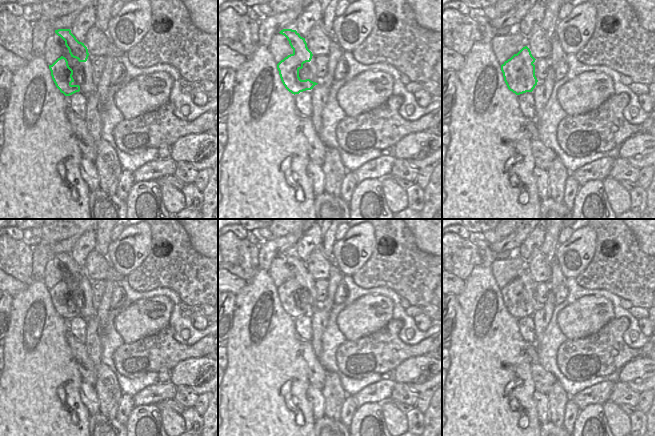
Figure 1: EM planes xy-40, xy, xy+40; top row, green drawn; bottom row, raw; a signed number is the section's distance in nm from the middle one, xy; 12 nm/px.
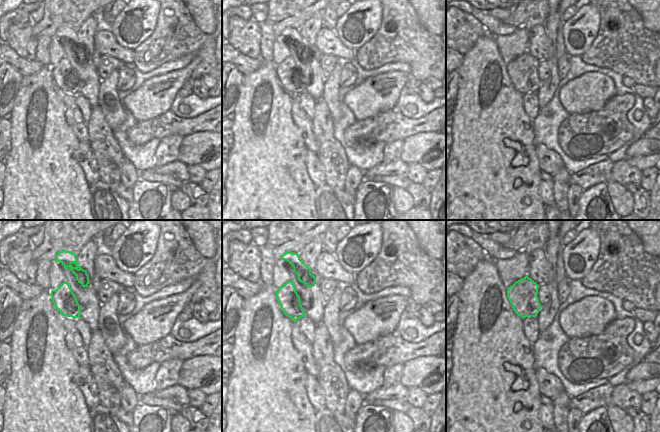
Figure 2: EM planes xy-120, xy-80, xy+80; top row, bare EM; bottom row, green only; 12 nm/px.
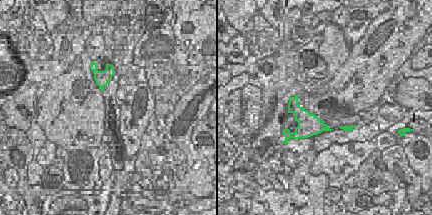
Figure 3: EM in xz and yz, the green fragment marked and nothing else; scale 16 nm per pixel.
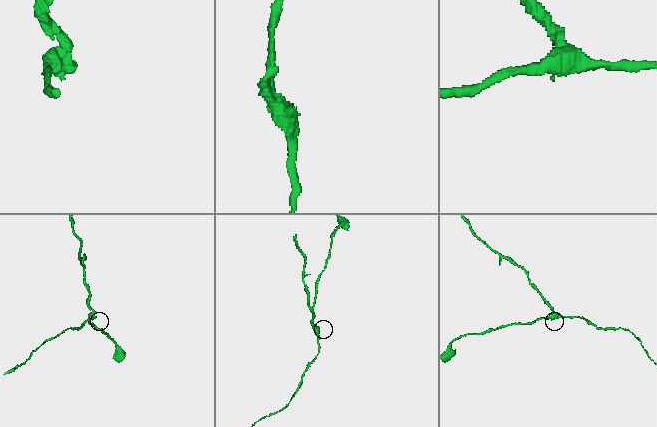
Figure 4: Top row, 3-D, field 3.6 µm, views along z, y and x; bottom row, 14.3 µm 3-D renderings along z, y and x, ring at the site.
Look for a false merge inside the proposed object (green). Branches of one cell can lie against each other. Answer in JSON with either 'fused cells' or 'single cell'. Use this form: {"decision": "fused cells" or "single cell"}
{"decision": "fused cells"}

